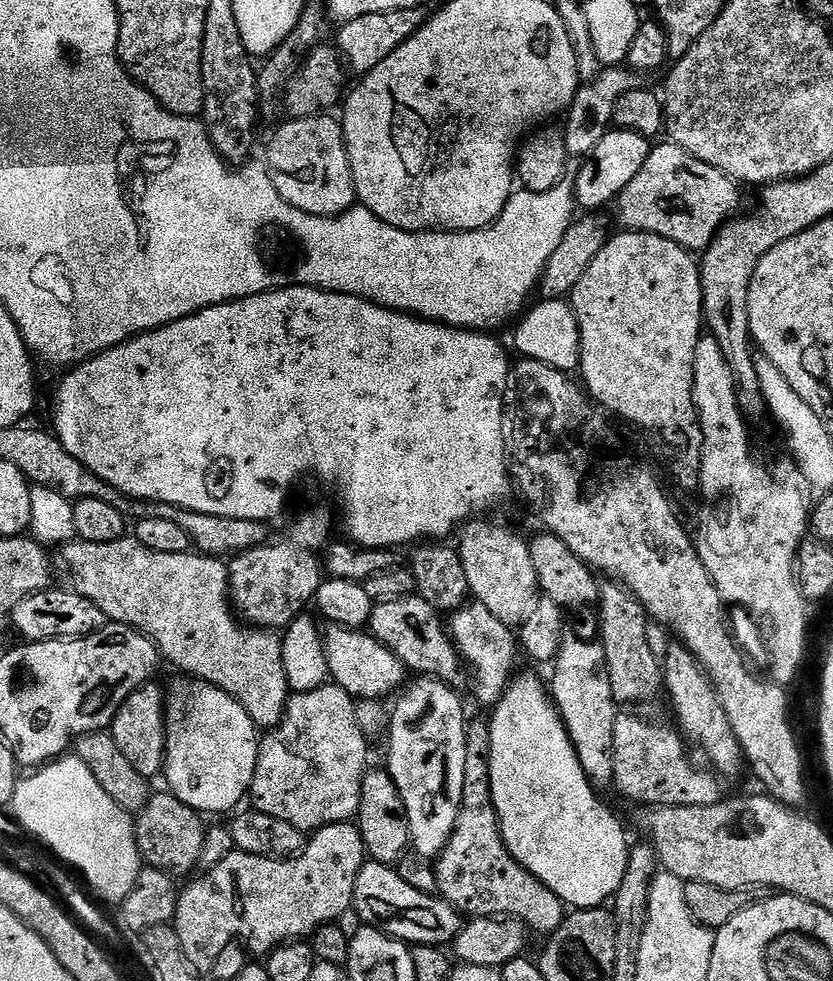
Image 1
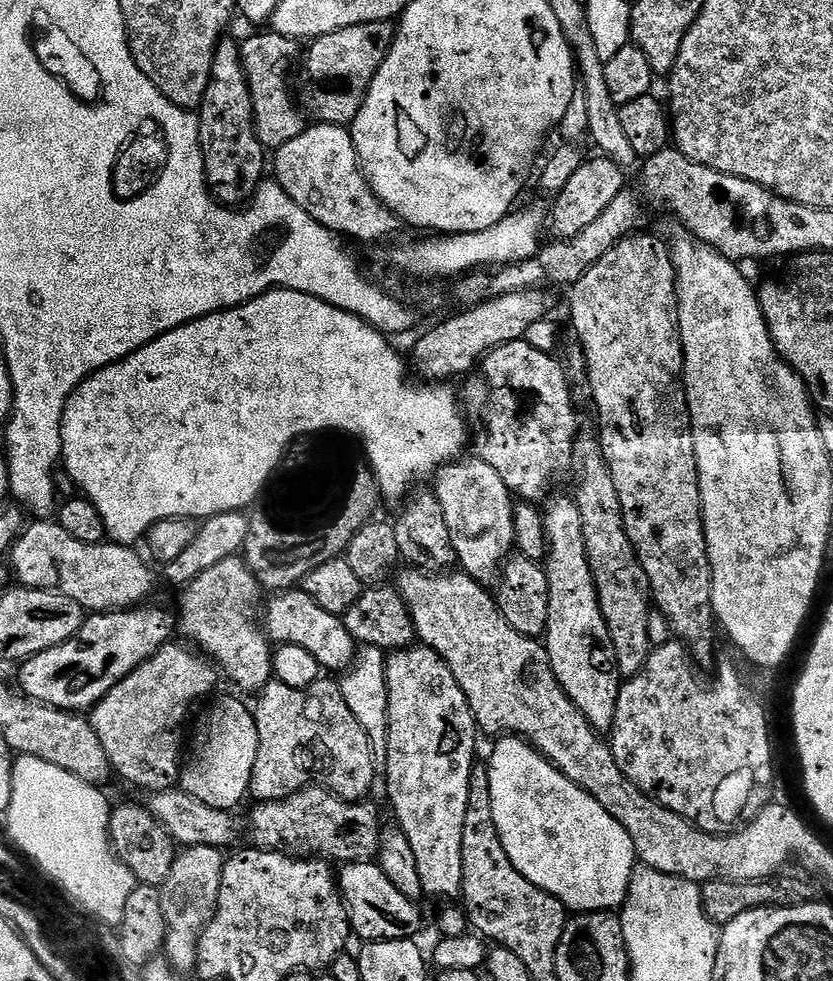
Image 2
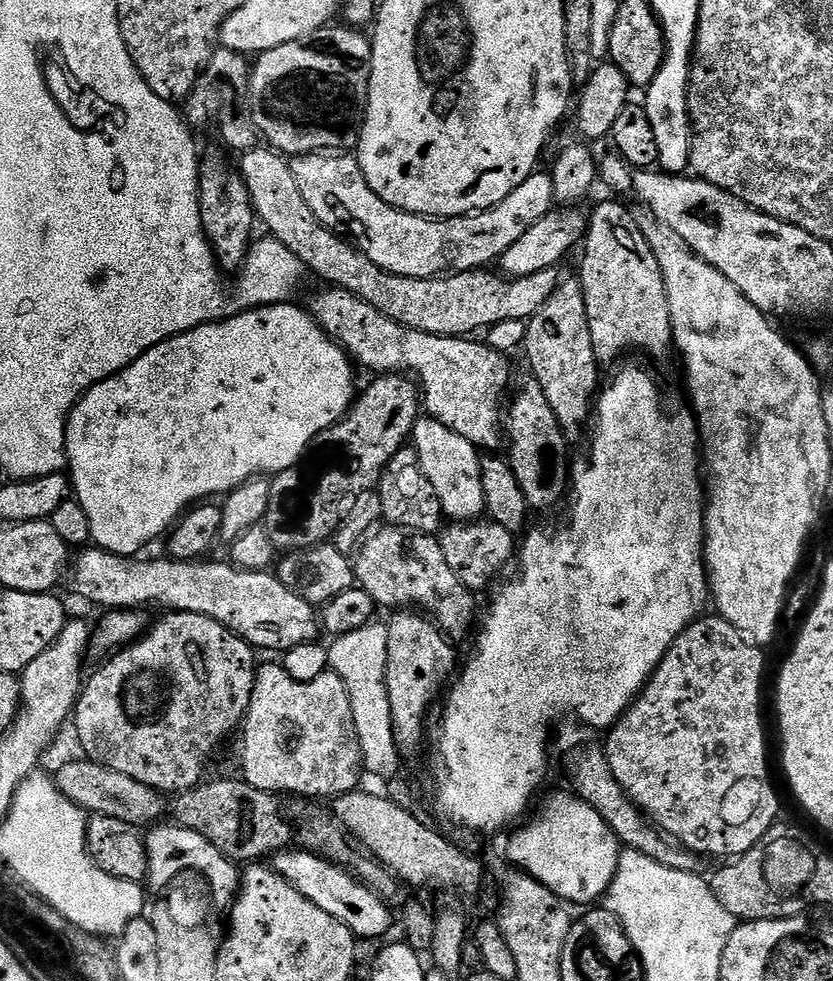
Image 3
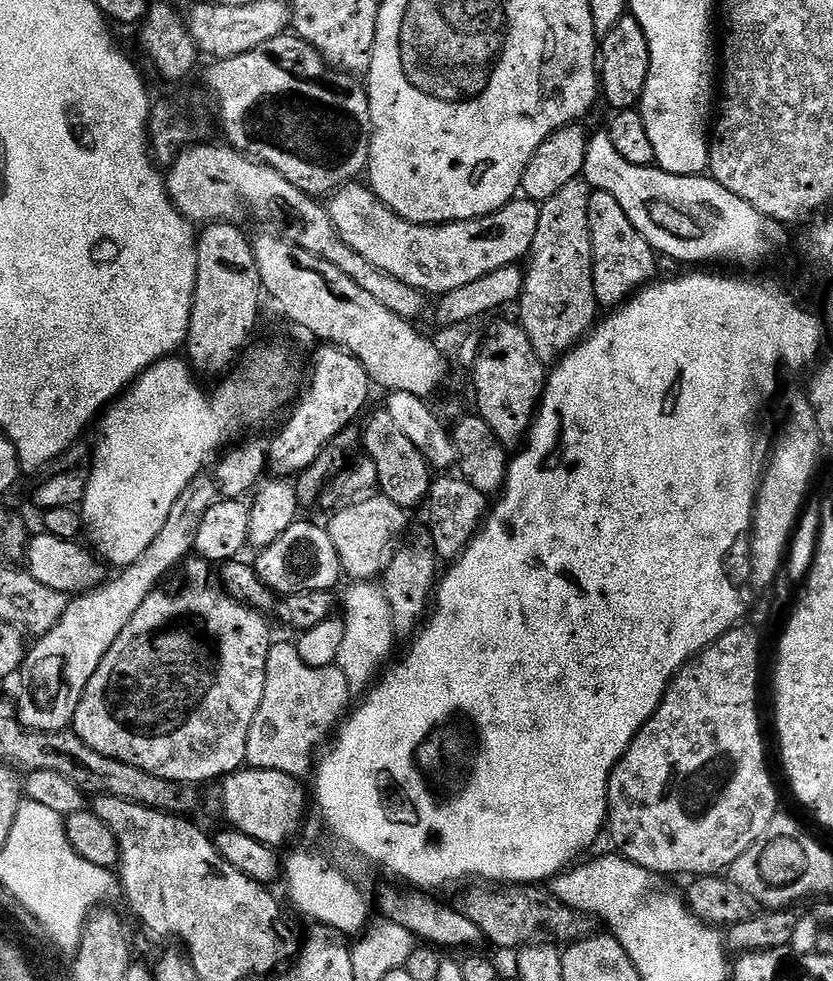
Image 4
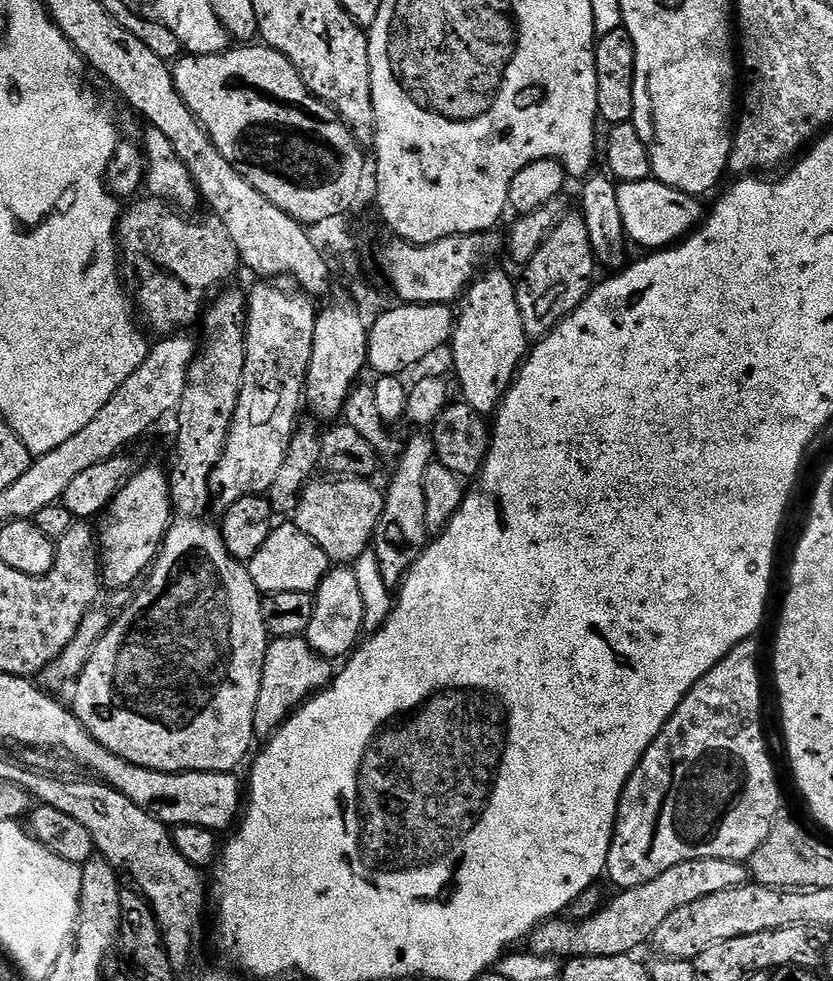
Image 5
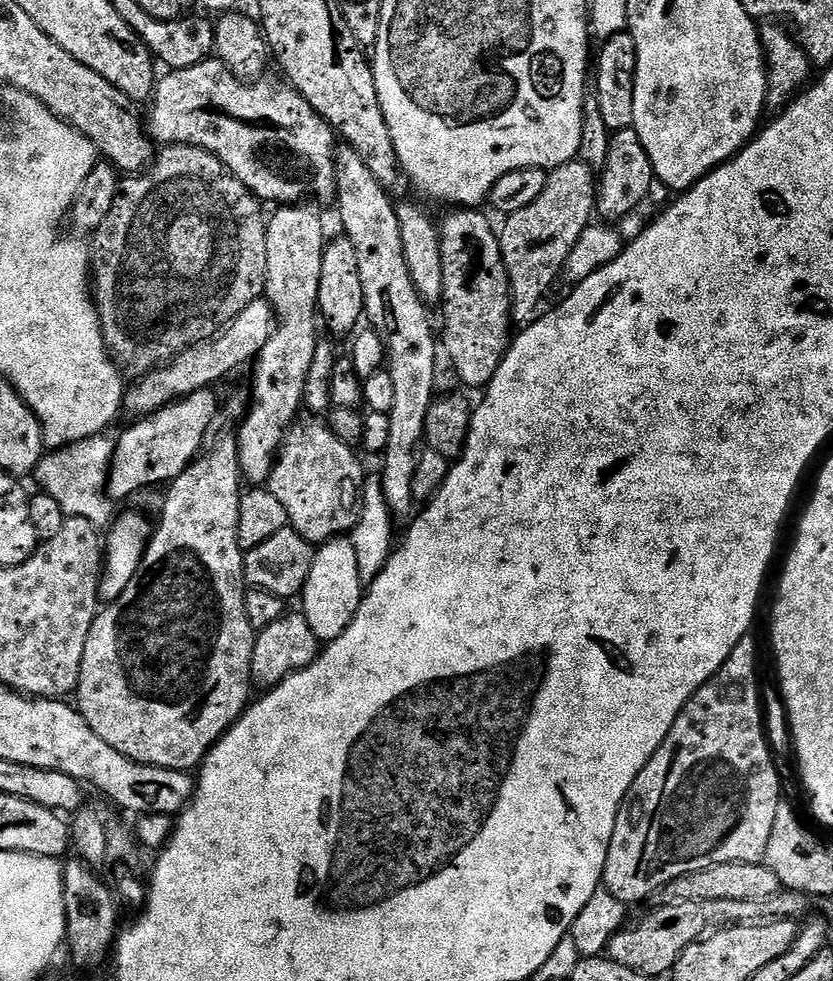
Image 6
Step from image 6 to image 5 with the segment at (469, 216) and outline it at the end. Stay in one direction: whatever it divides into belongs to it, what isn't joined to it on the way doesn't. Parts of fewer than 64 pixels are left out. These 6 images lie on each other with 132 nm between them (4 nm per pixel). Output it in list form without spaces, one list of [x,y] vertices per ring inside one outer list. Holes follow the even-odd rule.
[[[489,267],[477,275],[459,301],[460,312],[458,308],[450,341],[454,375],[456,374],[456,380],[460,383],[461,394],[459,395],[465,403],[481,414],[492,414],[499,408],[500,401],[511,388],[512,381],[516,379],[520,366],[530,351],[530,337],[522,326],[522,310],[518,310],[517,281],[511,280],[502,269],[491,268]]]

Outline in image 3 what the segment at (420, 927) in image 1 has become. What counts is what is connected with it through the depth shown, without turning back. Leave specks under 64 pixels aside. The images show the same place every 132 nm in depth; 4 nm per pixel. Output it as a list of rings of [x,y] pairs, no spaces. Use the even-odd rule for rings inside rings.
[[[285,850],[276,853],[274,857],[276,872],[282,878],[286,878],[286,882],[290,882],[290,886],[294,886],[298,894],[310,898],[310,902],[314,902],[318,910],[326,910],[330,918],[338,918],[338,922],[342,922],[342,926],[350,929],[361,941],[376,940],[391,930],[392,912],[388,909],[391,908],[389,901],[369,890],[351,872],[339,868],[337,864],[332,864],[329,860],[324,860],[315,852],[292,851]]]

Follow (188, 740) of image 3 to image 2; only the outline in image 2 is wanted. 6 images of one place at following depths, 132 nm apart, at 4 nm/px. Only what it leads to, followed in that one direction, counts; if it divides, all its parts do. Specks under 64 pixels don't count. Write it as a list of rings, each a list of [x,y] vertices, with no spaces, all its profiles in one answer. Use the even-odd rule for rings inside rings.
[[[176,643],[165,644],[150,659],[138,665],[129,676],[119,680],[90,712],[98,742],[102,742],[102,750],[106,750],[106,758],[112,764],[113,773],[136,788],[145,788],[145,793],[148,794],[177,787],[182,771],[180,747],[183,744],[185,747],[186,744],[184,723],[188,720],[188,711],[203,696],[210,695],[215,690],[216,683],[222,680],[221,673],[207,656],[193,650],[187,643]]]

